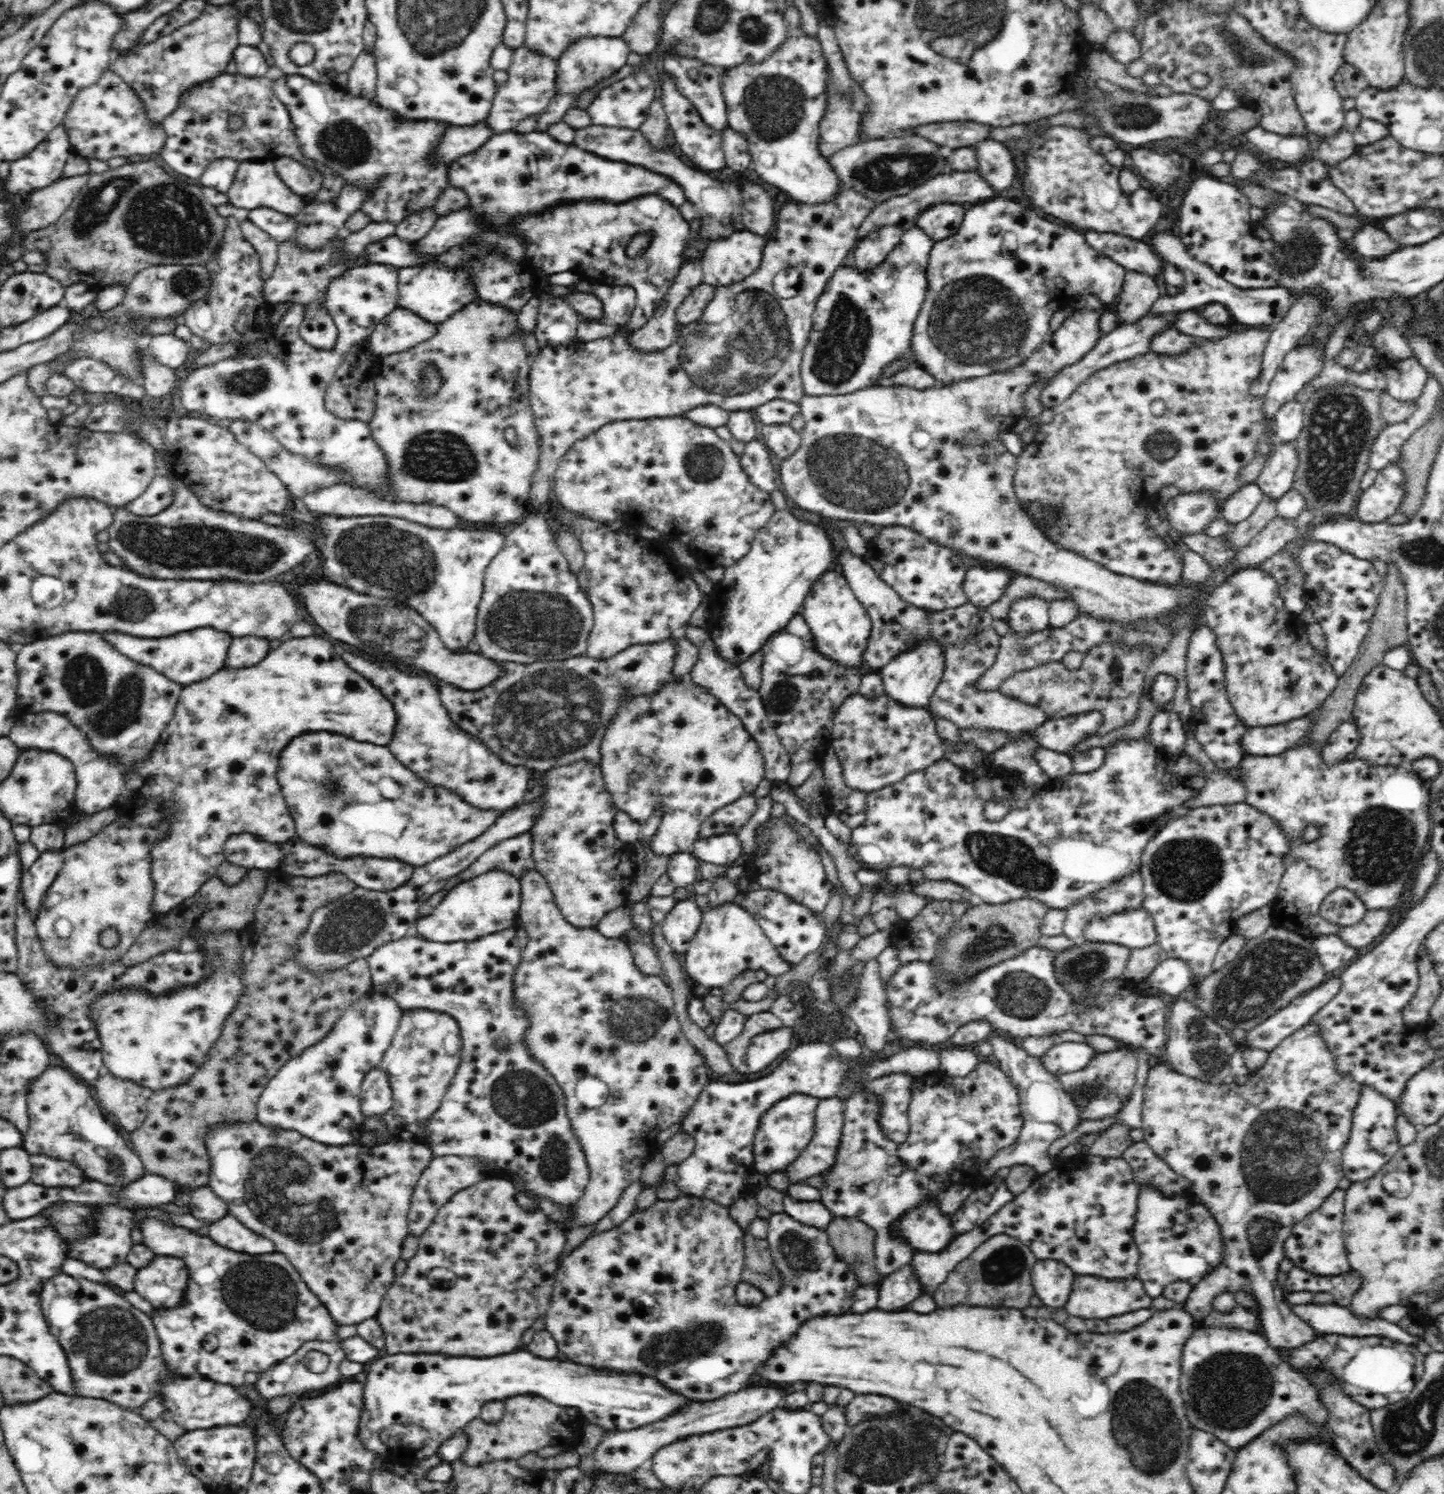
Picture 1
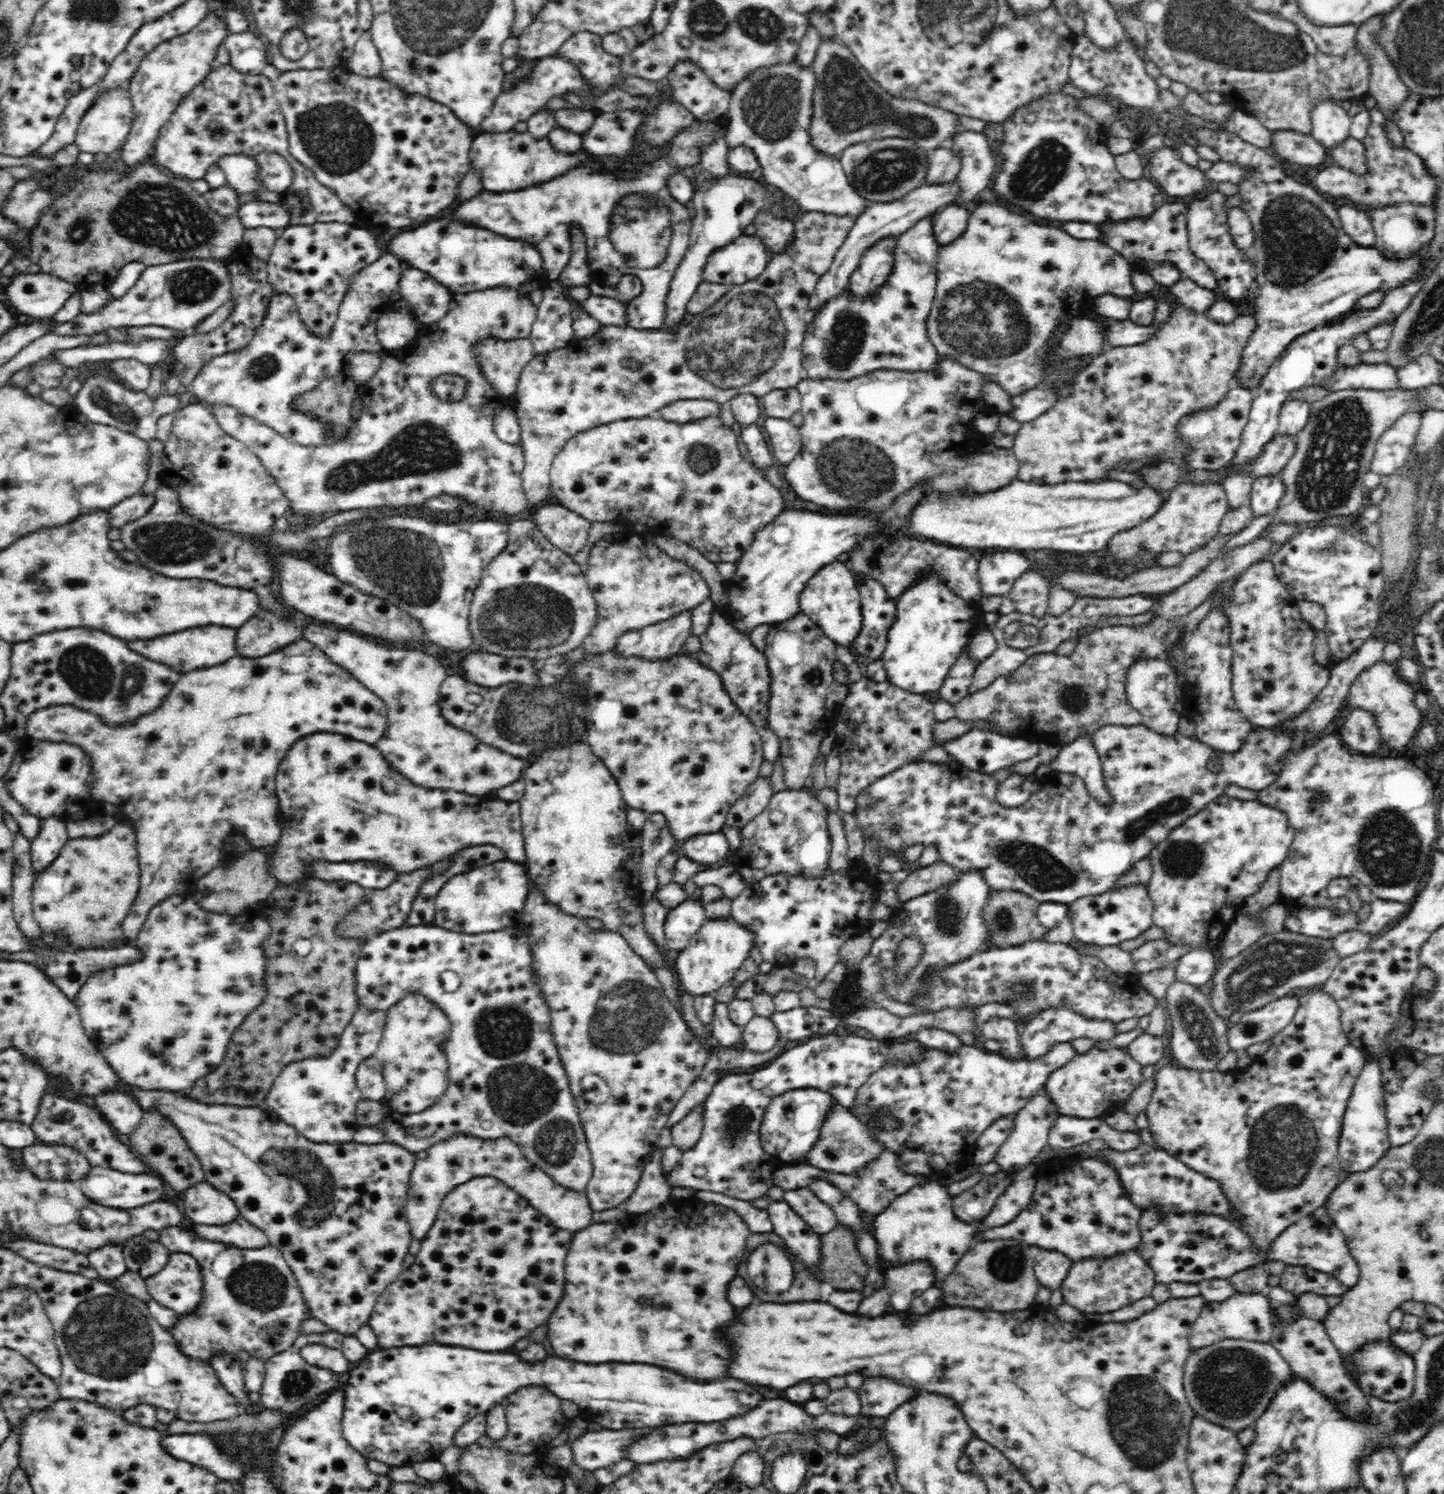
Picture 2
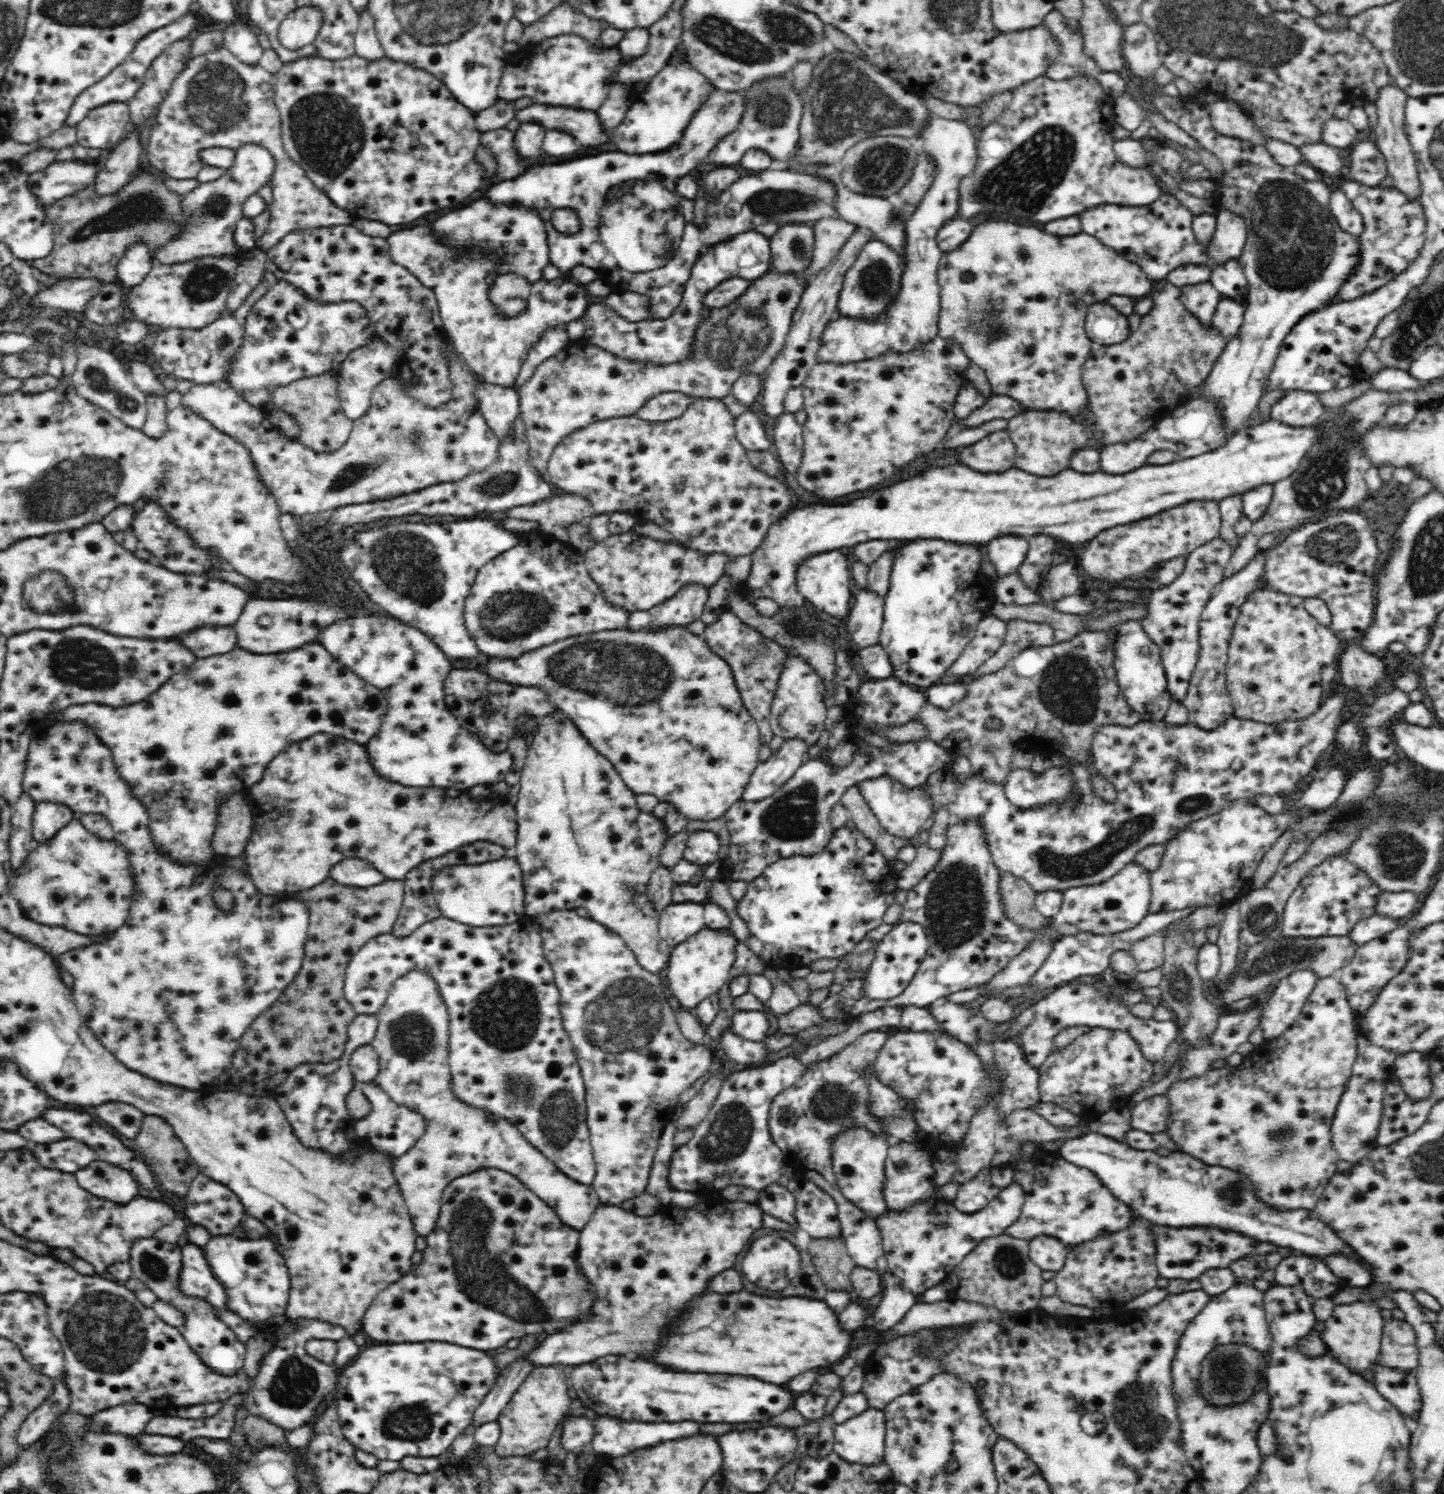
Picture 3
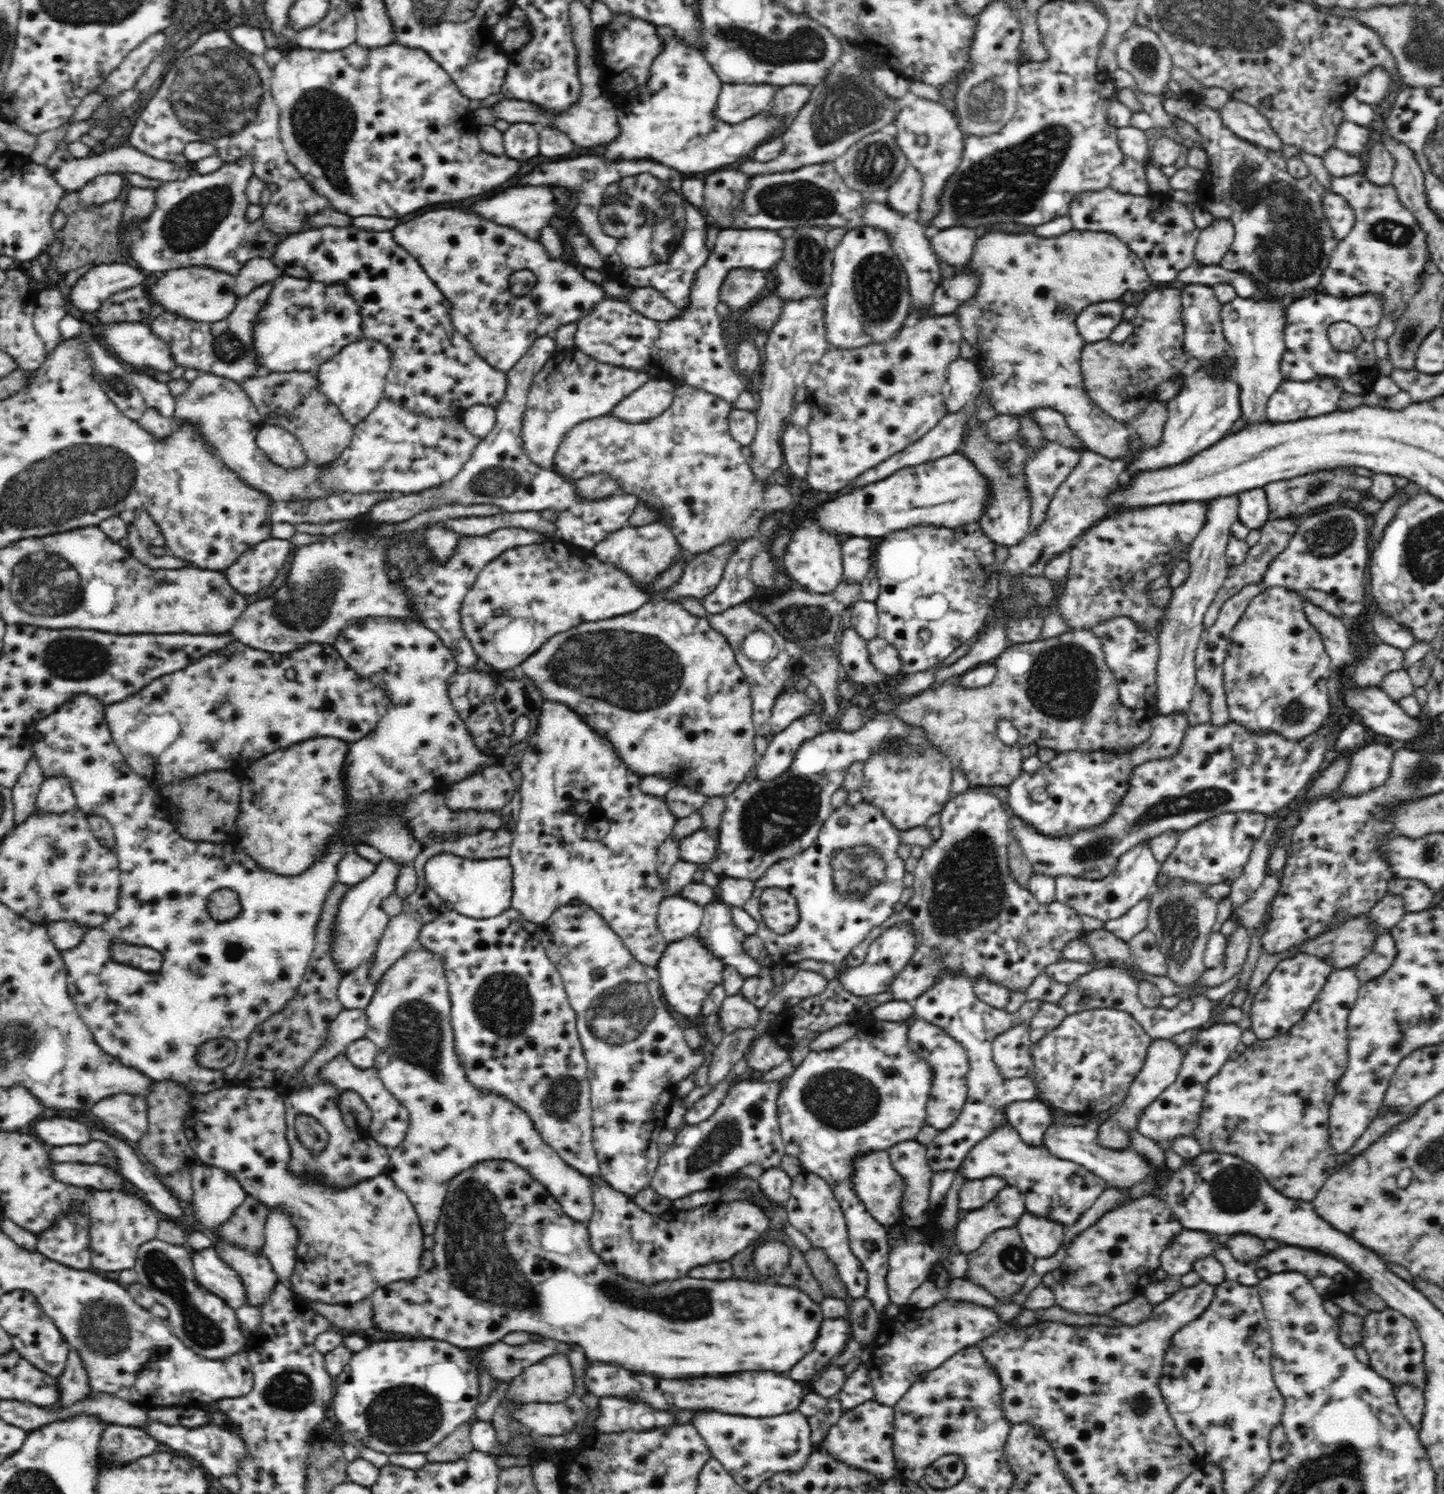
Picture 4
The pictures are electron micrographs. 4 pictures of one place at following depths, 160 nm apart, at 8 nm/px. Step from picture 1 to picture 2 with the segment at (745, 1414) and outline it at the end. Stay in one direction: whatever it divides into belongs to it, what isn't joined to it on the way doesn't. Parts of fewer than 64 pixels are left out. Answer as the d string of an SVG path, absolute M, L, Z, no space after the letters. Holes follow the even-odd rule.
M651 1428L586 1431L580 1438L572 1442L573 1464L585 1471L611 1468L621 1460L629 1459L627 1450L650 1431Z

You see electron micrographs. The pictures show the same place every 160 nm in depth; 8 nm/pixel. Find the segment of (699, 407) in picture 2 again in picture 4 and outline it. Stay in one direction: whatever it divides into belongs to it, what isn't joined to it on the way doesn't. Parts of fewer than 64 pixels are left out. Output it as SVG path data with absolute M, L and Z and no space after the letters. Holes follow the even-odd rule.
M666 378L650 379L614 406L610 415L632 423L643 423L656 418L671 405L675 387Z

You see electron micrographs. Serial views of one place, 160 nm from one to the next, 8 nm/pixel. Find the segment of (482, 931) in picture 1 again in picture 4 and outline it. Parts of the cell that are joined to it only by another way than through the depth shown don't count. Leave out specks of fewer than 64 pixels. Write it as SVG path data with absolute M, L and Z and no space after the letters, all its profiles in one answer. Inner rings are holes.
M444 853L433 856L425 864L426 882L444 900L447 911L475 919L490 918L510 910L512 874L509 858L471 859Z

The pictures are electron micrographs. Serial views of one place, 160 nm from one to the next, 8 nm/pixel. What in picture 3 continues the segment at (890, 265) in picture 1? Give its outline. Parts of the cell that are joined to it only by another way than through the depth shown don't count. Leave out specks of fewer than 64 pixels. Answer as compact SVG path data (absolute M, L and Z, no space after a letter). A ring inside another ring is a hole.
M935 115L929 120L918 140L924 140L923 152L934 160L938 176L931 190L905 222L907 239L901 253L901 290L894 302L874 321L837 314L822 332L816 363L838 362L838 365L843 365L879 357L888 351L909 353L936 338L941 306L937 272L943 253L938 246L937 235L940 228L958 212L960 182L974 174L975 166L978 166L977 137L977 130L965 121L947 120Z

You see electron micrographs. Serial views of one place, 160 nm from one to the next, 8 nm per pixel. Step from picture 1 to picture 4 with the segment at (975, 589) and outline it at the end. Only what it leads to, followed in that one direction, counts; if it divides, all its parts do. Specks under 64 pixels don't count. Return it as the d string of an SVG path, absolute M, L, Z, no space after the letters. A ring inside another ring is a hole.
M976 422L972 424L972 430L976 432L976 436L966 436L964 444L960 445L960 452L964 452L972 460L975 468L986 478L986 485L989 485L990 506L986 506L979 522L990 541L1009 550L1030 533L1031 498L1023 470L1032 457L1033 450L1025 446L1022 440L1016 439L1002 446L992 444L986 440L986 430Z

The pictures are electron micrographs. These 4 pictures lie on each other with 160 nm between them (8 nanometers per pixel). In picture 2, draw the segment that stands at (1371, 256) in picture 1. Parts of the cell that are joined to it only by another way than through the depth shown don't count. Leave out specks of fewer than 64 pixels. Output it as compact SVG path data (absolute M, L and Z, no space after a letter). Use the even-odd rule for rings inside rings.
M1340 206L1337 209L1341 227L1344 233L1363 247L1375 246L1374 227L1371 226L1371 219L1366 210L1352 206Z

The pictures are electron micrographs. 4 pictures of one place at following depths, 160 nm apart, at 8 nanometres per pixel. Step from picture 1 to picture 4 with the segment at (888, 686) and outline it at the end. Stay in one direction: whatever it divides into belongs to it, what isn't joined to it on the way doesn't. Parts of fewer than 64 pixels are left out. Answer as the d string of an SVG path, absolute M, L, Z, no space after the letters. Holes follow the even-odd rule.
M970 522L969 525L962 526L959 529L948 529L948 527L934 525L914 525L886 535L884 540L875 547L872 564L875 565L879 578L879 595L875 600L879 618L878 637L886 640L898 652L901 661L900 674L910 676L910 674L916 674L916 672L928 672L928 670L942 667L942 662L946 660L946 657L952 656L955 650L958 650L960 646L966 646L970 639L980 633L998 599L998 576L1000 572L1003 572L1003 565L994 559L994 550L996 548L996 544L990 541L988 535L982 531L980 522Z

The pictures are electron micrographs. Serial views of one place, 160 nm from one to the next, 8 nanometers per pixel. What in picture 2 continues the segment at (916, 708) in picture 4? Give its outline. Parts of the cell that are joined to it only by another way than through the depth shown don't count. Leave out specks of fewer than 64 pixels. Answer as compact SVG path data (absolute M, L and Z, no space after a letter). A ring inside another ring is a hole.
M1266 534L1250 540L1244 546L1225 550L1198 576L1155 600L1152 620L1136 626L1102 627L1082 636L1072 656L1037 653L1027 658L1017 670L990 683L990 686L969 693L958 706L956 717L963 722L987 721L1003 734L1018 734L1026 740L1036 740L1042 734L1054 734L1060 744L1074 742L1080 735L1092 736L1106 725L1134 726L1142 723L1126 694L1128 670L1138 660L1163 658L1171 646L1170 634L1180 628L1183 618L1200 606L1220 583L1236 579L1249 566L1265 561L1277 543Z

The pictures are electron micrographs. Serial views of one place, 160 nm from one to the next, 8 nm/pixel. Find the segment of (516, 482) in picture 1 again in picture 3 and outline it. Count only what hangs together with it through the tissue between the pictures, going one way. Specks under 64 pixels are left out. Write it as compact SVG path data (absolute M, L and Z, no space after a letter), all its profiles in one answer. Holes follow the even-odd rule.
M514 273L502 275L498 277L498 286L494 286L494 302L506 314L518 314L529 302L531 285L528 279ZM454 347L443 349L441 354L442 358L449 362L449 377L455 384L452 401L438 408L421 404L414 396L409 396L406 390L399 388L394 372L374 388L368 412L353 421L348 441L334 452L316 452L300 441L285 438L278 432L276 426L268 421L264 412L250 405L250 402L236 393L232 387L223 386L219 382L193 384L191 389L181 396L181 404L209 420L219 432L236 439L249 450L254 469L257 470L263 484L275 496L282 513L297 514L308 519L341 506L383 501L424 490L436 483L456 482L498 461L500 441L487 425L475 398L476 373Z

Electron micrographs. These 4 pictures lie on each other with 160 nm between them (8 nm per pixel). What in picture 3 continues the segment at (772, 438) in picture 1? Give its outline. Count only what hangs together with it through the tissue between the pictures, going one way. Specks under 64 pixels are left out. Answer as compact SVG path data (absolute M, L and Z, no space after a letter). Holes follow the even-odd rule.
M782 413L774 418L773 448L775 456L790 473L796 472L796 468L802 462L803 437L801 424L794 419L792 413Z

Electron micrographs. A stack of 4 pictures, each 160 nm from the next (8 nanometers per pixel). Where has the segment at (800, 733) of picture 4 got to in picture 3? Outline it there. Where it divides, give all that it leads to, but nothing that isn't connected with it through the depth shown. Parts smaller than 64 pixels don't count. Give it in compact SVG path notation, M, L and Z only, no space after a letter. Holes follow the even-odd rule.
M802 739L784 741L782 747L754 770L742 792L741 800L746 803L761 801L772 796L797 771L804 760L805 753L809 752Z

